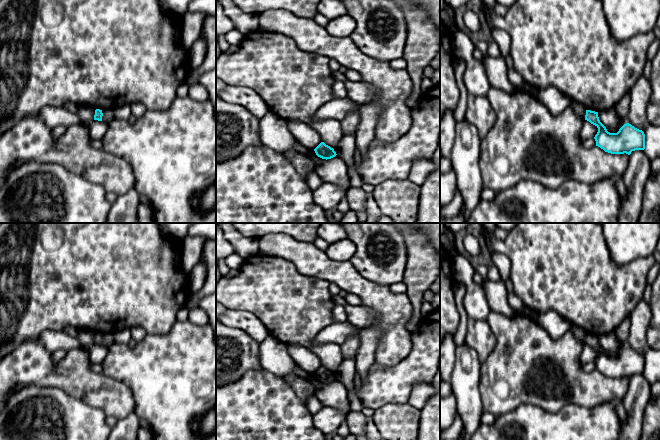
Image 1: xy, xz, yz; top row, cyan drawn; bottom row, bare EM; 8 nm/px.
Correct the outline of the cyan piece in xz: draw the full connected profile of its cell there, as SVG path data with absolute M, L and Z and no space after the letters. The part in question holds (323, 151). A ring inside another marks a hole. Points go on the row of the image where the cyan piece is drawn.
M321 142L315 149L316 155L322 159L331 159L335 157L337 154L333 148L326 145L324 142Z

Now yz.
M586 110L585 120L598 128L594 139L596 146L611 154L628 154L645 149L645 134L629 123L624 124L617 133L610 133L600 122L598 112Z

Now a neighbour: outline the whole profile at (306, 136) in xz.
M287 122L288 128L297 141L310 150L314 150L321 142L319 134L305 123Z

